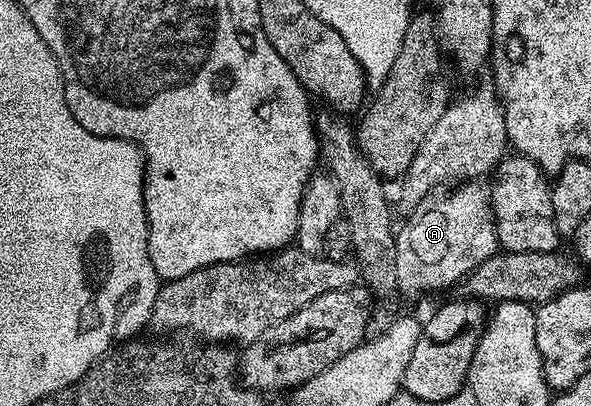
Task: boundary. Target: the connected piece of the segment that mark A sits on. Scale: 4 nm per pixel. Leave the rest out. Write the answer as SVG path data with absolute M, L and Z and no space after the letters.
M463 182L448 196L432 195L414 209L403 229L395 232L395 269L399 292L419 296L422 292L454 289L481 262L500 251L491 197L479 182Z

